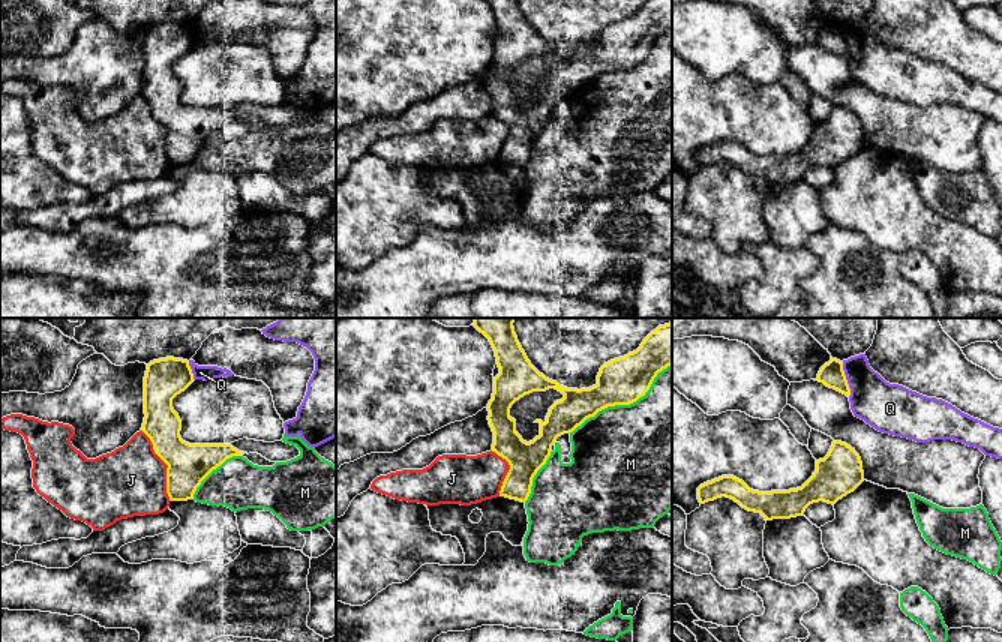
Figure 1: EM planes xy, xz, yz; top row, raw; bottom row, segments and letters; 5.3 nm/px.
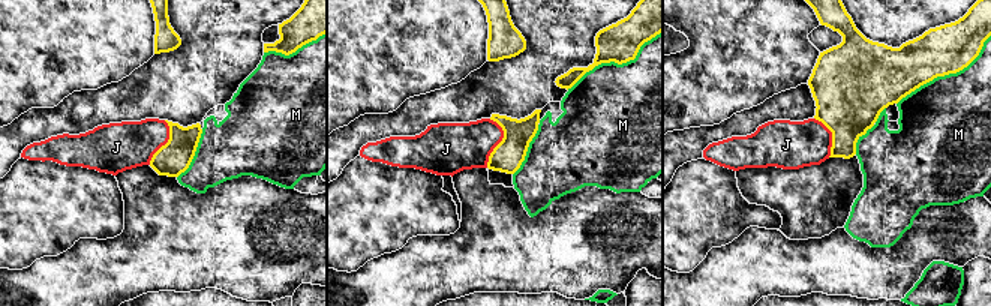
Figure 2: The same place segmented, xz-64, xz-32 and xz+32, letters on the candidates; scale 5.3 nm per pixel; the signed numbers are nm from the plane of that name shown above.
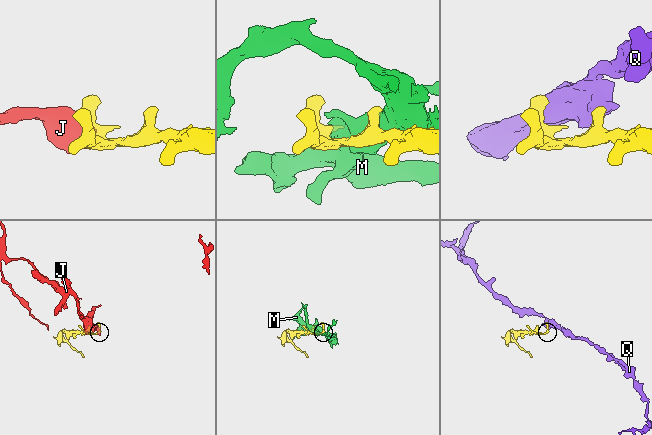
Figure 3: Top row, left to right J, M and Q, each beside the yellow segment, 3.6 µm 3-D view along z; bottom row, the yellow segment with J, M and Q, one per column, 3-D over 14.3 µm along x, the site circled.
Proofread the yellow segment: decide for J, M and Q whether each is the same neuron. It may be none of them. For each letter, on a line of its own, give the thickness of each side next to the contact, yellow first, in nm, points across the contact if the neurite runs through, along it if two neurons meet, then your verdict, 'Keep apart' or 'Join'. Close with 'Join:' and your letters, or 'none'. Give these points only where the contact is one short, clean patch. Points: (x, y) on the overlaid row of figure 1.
J: Thickness 220 nm (yellow) against 380 nm. Boundary: xy (141, 429), (153, 452), (167, 465), (170, 500). Keep apart
M: Thickness 260 nm (yellow) against 500 nm. Keep apart
Q: Thickness 140 nm (yellow) against 260 nm. Boundary: yz (842, 362), (849, 396). Keep apart
Join: none

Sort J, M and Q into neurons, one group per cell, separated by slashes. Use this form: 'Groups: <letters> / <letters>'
Groups: J / M / Q

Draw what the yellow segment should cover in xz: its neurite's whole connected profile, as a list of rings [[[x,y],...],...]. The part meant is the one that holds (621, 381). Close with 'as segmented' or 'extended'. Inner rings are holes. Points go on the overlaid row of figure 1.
[[[474,318],[472,326],[489,339],[500,368],[500,374],[494,378],[492,399],[486,406],[489,411],[488,420],[494,432],[492,452],[510,465],[500,495],[525,502],[531,494],[532,478],[546,464],[558,436],[573,432],[586,418],[594,417],[608,406],[636,402],[650,390],[657,374],[672,364],[672,322],[658,326],[644,339],[636,351],[604,363],[597,375],[597,384],[580,390],[560,386],[556,381],[540,374],[522,350],[513,322],[514,318]],[[549,388],[561,392],[564,398],[549,408],[544,423],[542,420],[534,422],[540,424],[540,435],[526,442],[516,432],[516,420],[510,417],[510,408],[525,394],[546,392]]] | as segmented

